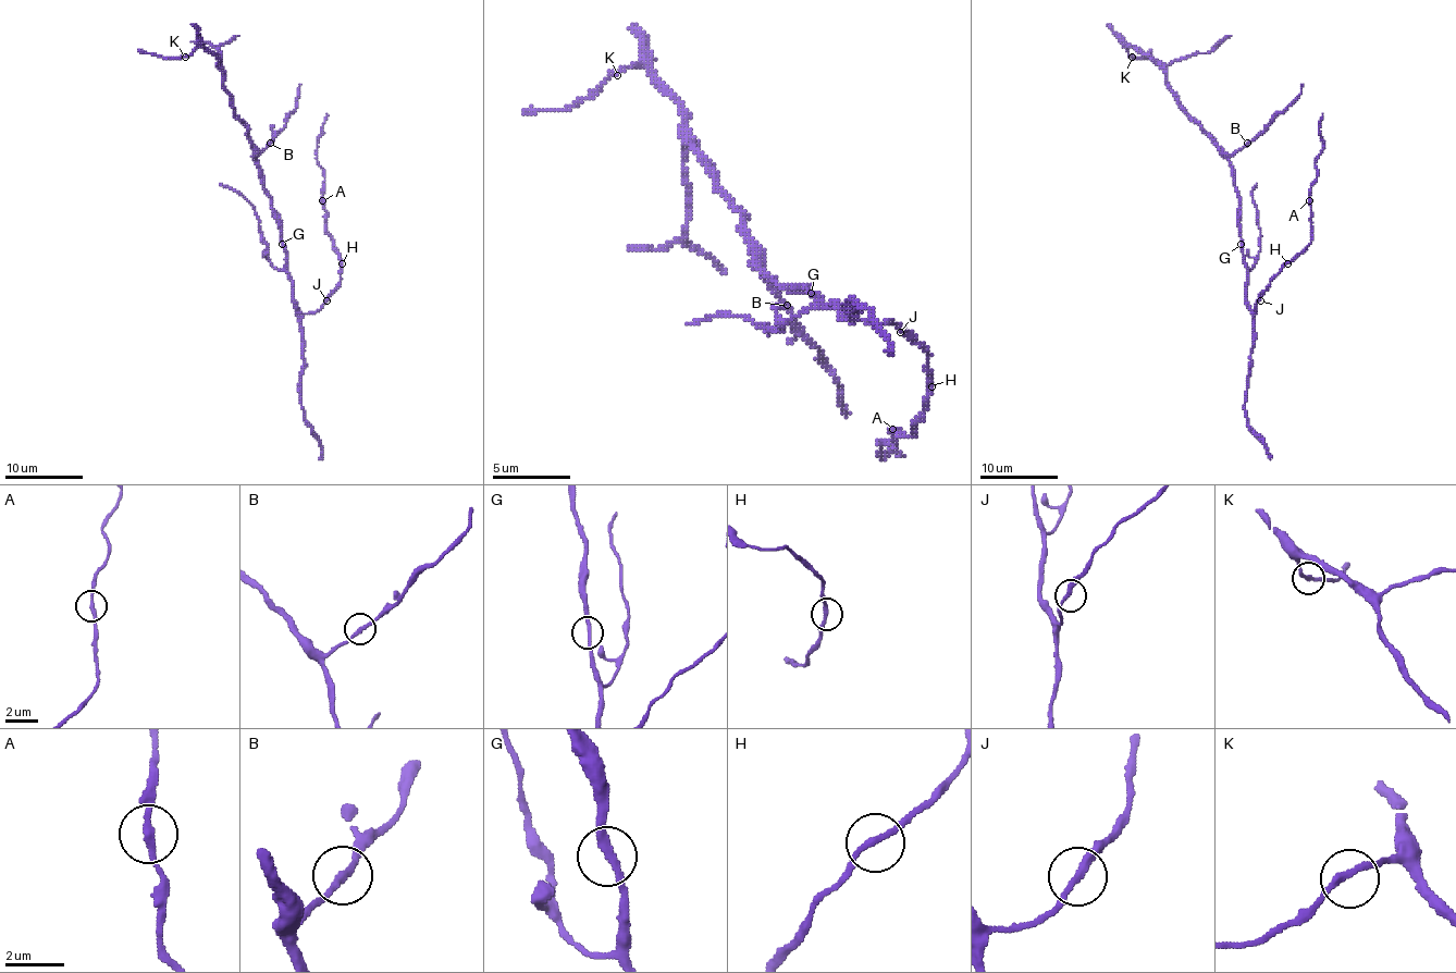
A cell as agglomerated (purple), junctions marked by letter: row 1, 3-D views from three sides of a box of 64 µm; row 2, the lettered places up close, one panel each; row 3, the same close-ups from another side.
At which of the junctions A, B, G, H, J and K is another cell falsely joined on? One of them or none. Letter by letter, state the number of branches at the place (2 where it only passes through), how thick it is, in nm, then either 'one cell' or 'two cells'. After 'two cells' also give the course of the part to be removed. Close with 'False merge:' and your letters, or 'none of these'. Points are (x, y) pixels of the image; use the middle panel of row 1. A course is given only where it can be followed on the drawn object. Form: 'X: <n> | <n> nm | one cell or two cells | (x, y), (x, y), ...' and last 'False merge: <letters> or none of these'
A: 2 | 240 nm | one cell
B: 2 | 220 nm | one cell
G: 2 | 220 nm | one cell
H: 2 | 220 nm | one cell
J: 2 | 260 nm | one cell
K: 2 | 240 nm | one cell
False merge: none of these

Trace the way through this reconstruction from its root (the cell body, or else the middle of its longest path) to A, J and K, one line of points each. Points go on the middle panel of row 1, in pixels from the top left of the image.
A: (815, 296), (823, 305), (838, 305), (854, 320), (892, 323), (927, 355), (927, 409), (909, 436), (892, 429)
J: (815, 296), (818, 296), (823, 305), (838, 305), (854, 320), (892, 323), (900, 332)
K: (815, 296), (784, 288), (761, 266), (745, 214), (694, 149), (675, 98), (644, 68), (617, 75)

